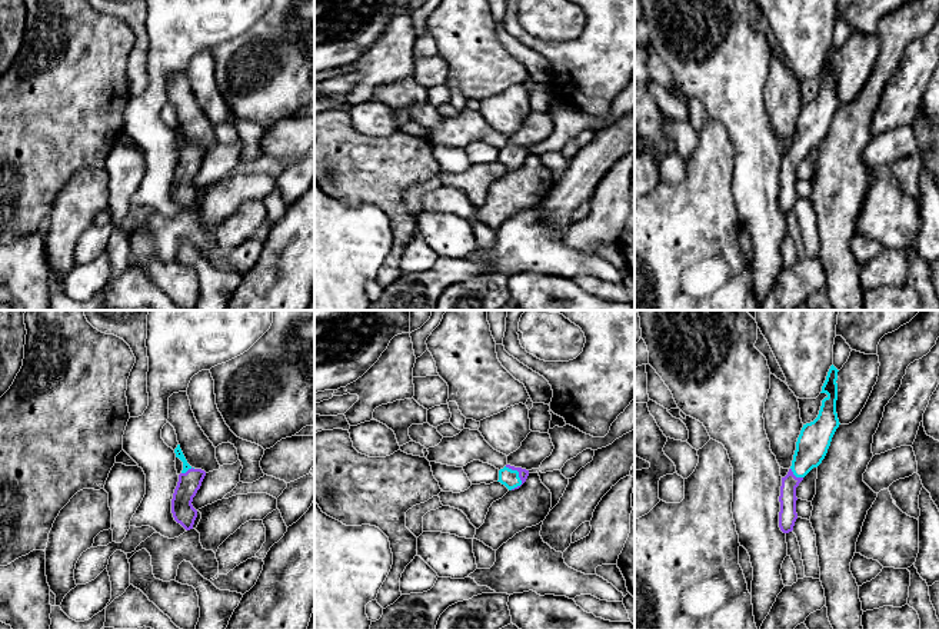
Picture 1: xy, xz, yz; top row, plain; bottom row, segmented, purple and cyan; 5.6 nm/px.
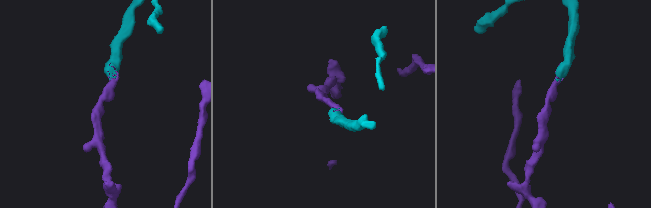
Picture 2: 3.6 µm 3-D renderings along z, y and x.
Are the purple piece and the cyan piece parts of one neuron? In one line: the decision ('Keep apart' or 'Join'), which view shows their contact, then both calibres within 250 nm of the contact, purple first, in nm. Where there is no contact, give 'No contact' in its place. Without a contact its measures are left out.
Join. Touches purple in xz. Thickness 60 nm (purple) against 100 nm

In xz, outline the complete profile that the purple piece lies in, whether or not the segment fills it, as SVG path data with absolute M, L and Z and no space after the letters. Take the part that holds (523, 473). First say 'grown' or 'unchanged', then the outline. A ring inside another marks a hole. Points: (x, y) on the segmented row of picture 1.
grown; M506 465L499 470L499 480L509 490L519 489L527 479L529 470Z

